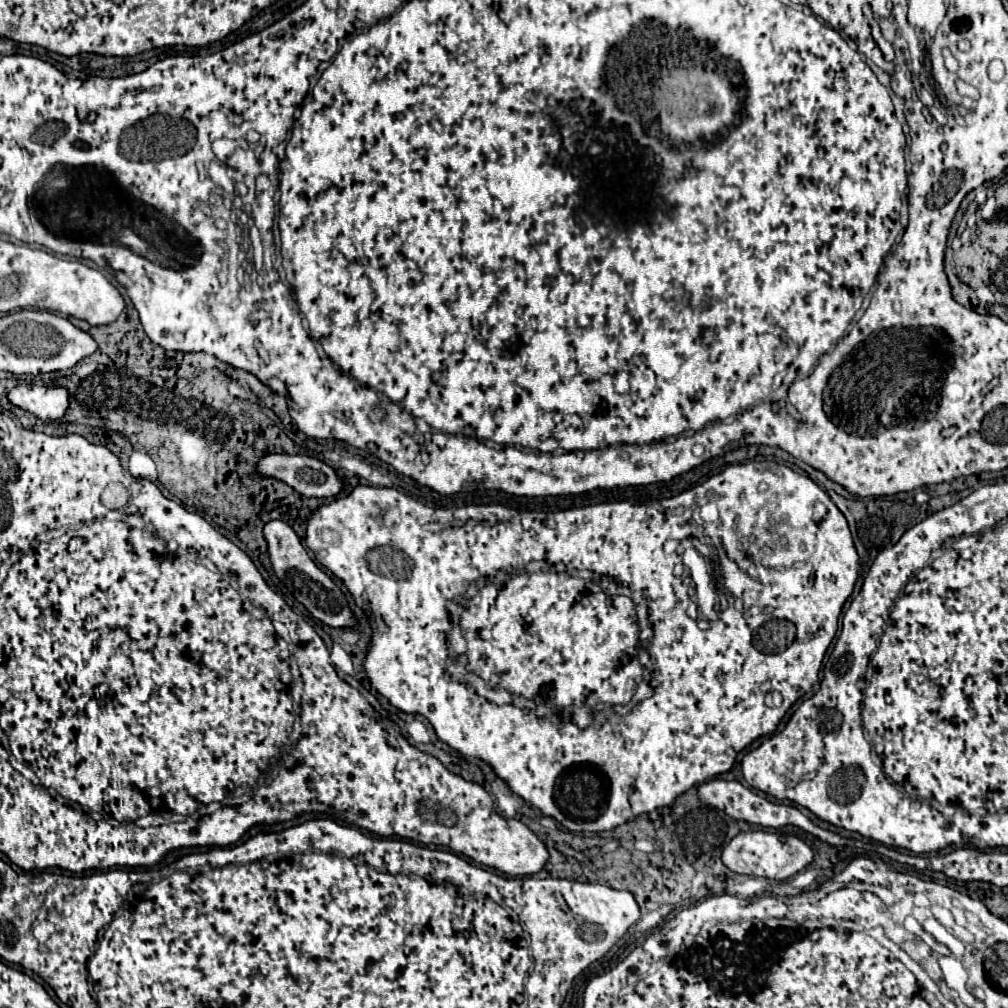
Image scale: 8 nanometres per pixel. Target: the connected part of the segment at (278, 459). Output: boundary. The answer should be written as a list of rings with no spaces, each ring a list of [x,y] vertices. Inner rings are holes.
[[[268,453],[258,459],[256,471],[266,479],[288,483],[304,497],[334,497],[342,489],[334,469],[308,455]]]

